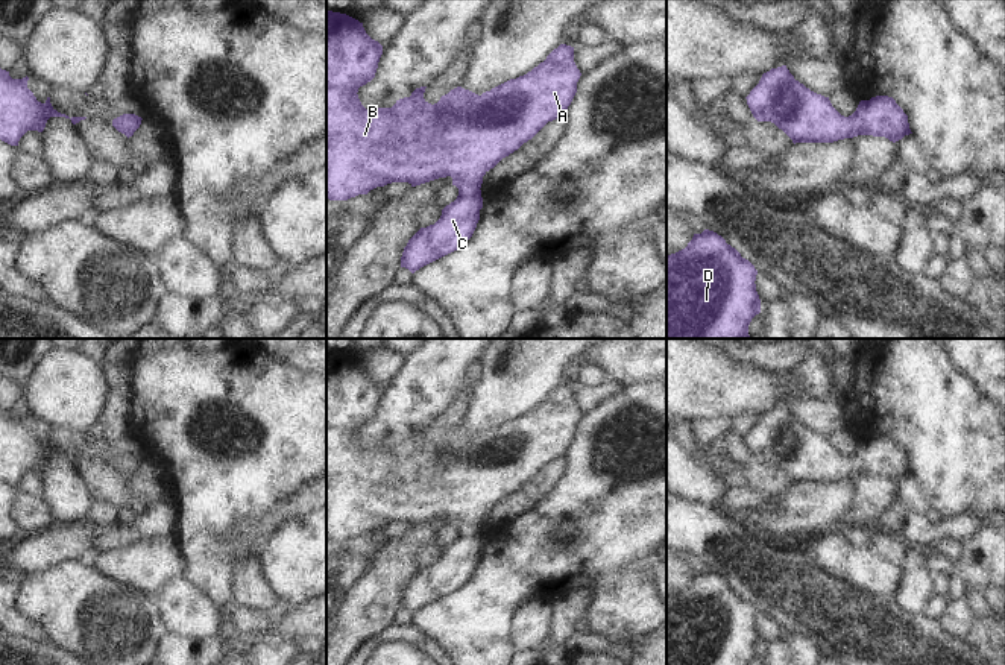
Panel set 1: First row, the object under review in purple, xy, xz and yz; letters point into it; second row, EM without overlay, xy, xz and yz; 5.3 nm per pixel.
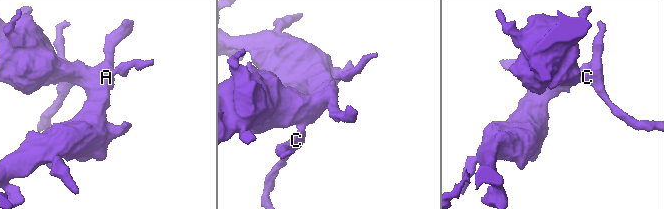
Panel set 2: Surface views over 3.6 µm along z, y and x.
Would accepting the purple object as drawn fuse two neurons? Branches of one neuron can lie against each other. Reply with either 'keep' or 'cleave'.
keep

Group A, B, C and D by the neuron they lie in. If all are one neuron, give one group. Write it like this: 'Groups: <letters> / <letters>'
Groups: A B C D

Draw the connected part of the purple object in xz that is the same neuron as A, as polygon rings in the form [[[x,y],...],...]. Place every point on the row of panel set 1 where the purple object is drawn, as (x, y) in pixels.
[[[326,11],[326,199],[348,200],[392,182],[408,182],[416,187],[451,176],[452,185],[458,188],[457,199],[442,210],[434,225],[421,228],[404,247],[401,267],[414,273],[460,249],[472,237],[483,208],[480,190],[483,176],[531,140],[548,121],[565,115],[577,93],[581,73],[574,62],[574,47],[560,44],[527,74],[510,79],[481,96],[457,87],[431,105],[424,99],[427,87],[421,87],[410,97],[396,100],[392,108],[366,109],[357,93],[375,77],[381,55],[383,46],[366,33],[363,23],[346,14]]]

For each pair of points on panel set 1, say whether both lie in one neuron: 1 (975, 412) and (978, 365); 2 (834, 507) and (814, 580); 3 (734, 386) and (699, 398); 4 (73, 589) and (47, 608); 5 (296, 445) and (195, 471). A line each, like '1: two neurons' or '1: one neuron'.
1: two neurons
2: two neurons
3: one neuron
4: one neuron
5: one neuron

